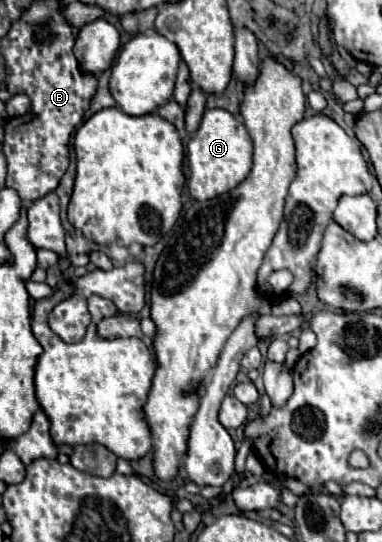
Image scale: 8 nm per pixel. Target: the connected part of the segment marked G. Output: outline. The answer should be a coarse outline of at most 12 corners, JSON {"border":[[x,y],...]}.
{"border":[[228,110],[204,112],[188,142],[188,190],[210,200],[252,168]]}

